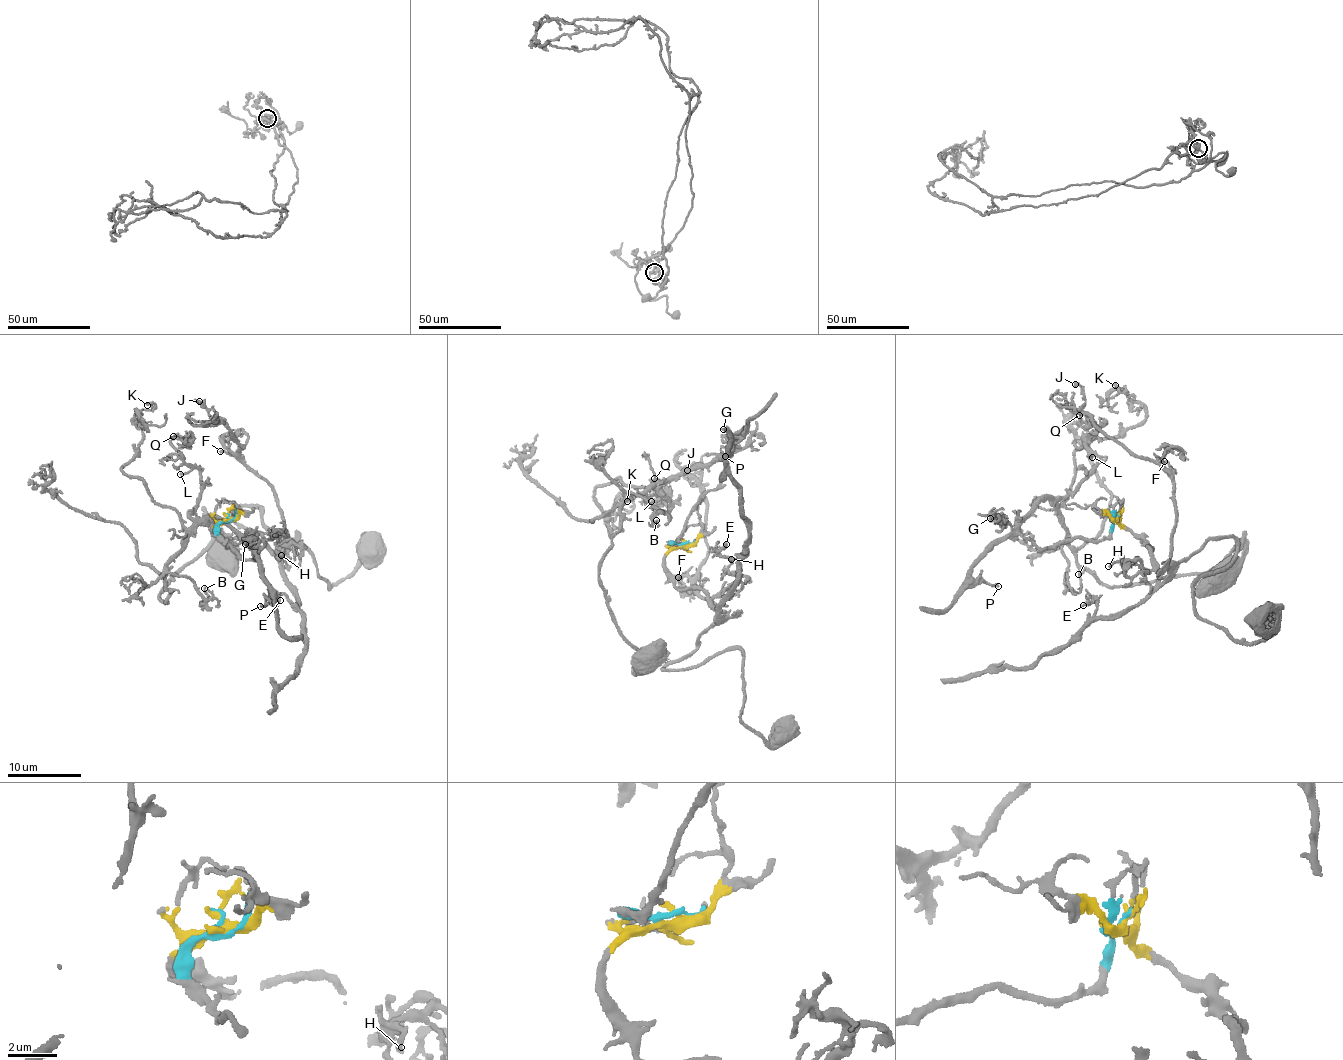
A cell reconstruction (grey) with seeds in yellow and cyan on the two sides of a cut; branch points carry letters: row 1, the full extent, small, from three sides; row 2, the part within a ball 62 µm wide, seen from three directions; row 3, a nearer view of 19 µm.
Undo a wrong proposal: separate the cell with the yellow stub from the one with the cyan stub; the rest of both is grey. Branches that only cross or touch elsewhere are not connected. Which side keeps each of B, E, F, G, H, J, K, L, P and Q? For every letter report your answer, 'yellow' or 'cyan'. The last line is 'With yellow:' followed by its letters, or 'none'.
B: cyan
E: yellow
F: yellow
G: cyan
H: yellow
J: yellow
K: cyan
L: cyan
P: cyan
Q: cyan
With yellow: E, F, H, J

